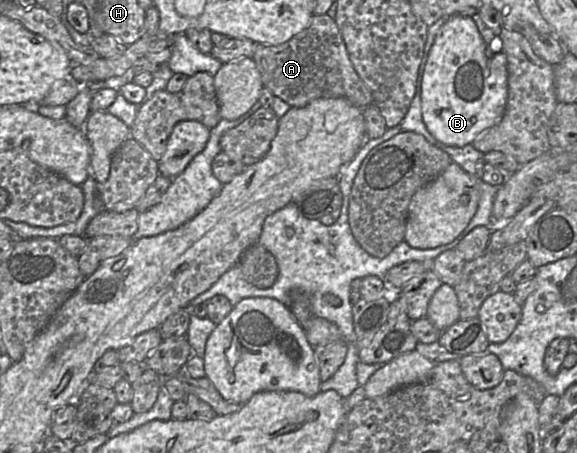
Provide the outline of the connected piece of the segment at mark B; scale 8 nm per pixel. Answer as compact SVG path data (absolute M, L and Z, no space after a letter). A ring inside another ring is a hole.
M447 17L435 35L421 80L422 120L428 132L447 146L472 144L501 120L507 97L505 54L490 51L470 17Z

